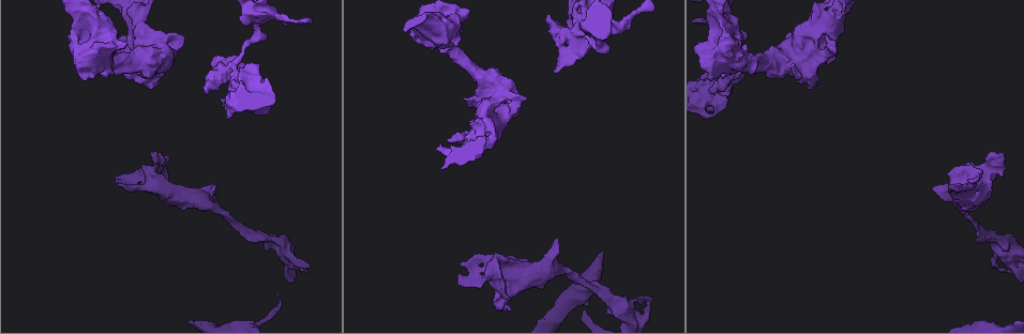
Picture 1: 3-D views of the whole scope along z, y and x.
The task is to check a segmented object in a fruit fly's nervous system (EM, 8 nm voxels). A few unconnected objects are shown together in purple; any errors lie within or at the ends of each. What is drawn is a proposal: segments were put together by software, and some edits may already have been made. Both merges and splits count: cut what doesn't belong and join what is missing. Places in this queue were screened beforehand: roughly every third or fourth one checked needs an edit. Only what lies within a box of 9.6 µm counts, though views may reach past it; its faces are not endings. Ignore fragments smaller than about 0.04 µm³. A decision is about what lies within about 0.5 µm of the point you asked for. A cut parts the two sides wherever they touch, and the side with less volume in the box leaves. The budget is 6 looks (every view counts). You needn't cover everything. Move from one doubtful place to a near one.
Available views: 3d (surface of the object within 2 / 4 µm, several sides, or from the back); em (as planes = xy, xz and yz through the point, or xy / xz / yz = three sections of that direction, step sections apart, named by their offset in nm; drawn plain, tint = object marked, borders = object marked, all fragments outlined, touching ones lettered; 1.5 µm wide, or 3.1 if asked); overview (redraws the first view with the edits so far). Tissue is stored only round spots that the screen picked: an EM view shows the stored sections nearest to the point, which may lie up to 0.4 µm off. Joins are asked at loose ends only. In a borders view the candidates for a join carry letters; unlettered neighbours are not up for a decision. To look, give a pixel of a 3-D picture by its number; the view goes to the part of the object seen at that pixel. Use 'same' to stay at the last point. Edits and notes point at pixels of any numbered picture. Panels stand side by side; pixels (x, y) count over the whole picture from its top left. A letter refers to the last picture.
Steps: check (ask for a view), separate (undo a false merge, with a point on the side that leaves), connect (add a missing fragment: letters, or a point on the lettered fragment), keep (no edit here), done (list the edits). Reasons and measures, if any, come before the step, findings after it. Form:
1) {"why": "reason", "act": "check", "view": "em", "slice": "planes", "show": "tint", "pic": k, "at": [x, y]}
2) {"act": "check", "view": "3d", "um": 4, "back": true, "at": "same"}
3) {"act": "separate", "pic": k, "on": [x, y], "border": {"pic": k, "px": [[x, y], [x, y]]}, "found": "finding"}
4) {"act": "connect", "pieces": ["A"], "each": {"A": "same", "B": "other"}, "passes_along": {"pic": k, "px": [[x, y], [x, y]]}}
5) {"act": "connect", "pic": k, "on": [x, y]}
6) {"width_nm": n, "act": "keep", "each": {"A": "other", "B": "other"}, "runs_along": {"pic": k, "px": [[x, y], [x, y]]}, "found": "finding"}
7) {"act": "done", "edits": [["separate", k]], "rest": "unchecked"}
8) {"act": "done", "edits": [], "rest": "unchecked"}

{"why": "sudden change in width", "act": "check", "view": "em", "slice": "planes", "show": "borders", "pic": 1, "at": [772, 59]}

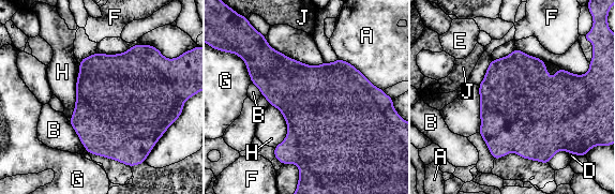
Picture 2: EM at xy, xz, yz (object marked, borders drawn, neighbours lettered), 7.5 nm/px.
{"act": "keep", "each": {"A": "other", "B": "other", "D": "other", "E": "other", "F": "other", "G": "other", "H": "other", "J": "other"}, "border": {"pic": 2, "px": [[79, 63], [75, 108], [69, 121]]}, "found": "all the same cell"}

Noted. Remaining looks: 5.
{"why": "branch stops here", "act": "check", "view": "3d", "um": 4, "pic": 1, "at": [709, 75]}

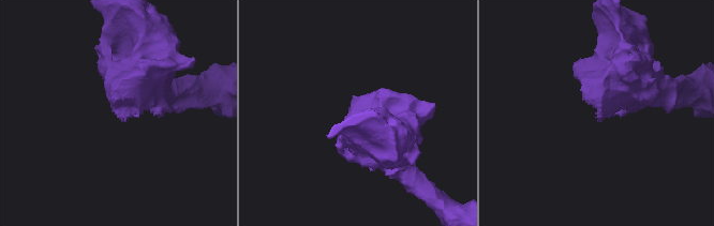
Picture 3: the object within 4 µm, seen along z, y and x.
{"act": "check", "view": "em", "slice": "xy", "step": 4, "show": "tint", "pic": 3, "at": [598, 115]}

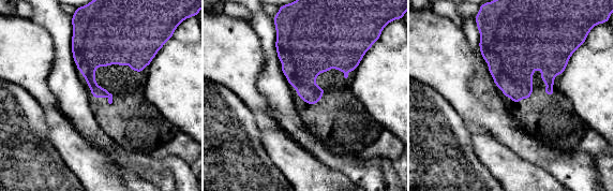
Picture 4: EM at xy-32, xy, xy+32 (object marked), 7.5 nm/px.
{"why": "see the neighbours", "act": "check", "view": "em", "slice": "xy", "step": 4, "show": "borders", "at": "same"}

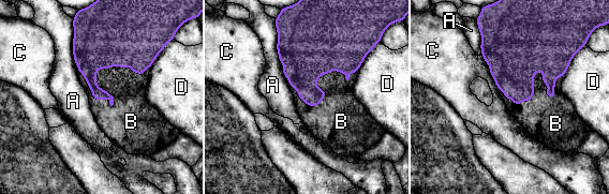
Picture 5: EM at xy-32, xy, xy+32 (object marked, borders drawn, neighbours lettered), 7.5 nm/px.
{"longest_contact_nm": ["B", 550], "act": "connect", "pieces": ["B"], "each": {"A": "other", "B": "same", "C": "other", "D": "other"}, "found": "the cell continues"}

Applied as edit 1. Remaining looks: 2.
{"why": "free end", "act": "check", "view": "3d", "um": 2, "pic": 1, "at": [497, 293]}

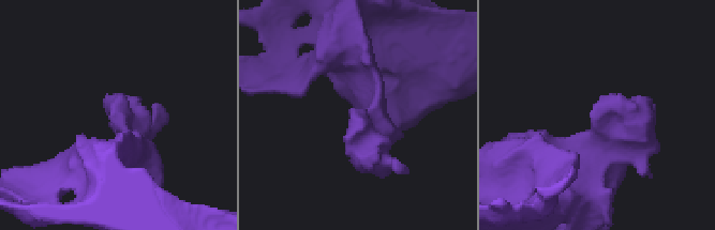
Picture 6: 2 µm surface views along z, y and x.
{"act": "check", "view": "em", "slice": "planes", "show": "borders", "pic": 6, "at": [354, 112]}

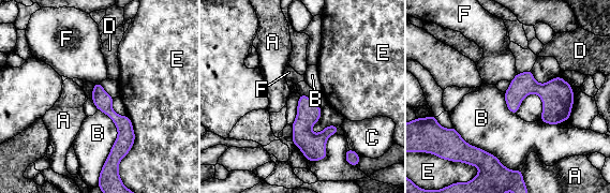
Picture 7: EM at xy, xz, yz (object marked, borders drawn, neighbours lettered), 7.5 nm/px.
{"width_nm": 140, "act": "keep", "each": {"A": "other", "B": "other", "C": "other", "D": "other", "E": "other", "F": "other"}, "runs_along": {"pic": 7, "px": [[97, 86], [122, 124], [113, 158]]}, "found": "no lettered fragment goes on from it"}

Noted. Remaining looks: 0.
{"act": "done", "edits": [["connect", 5]], "rest": "unchecked"}

